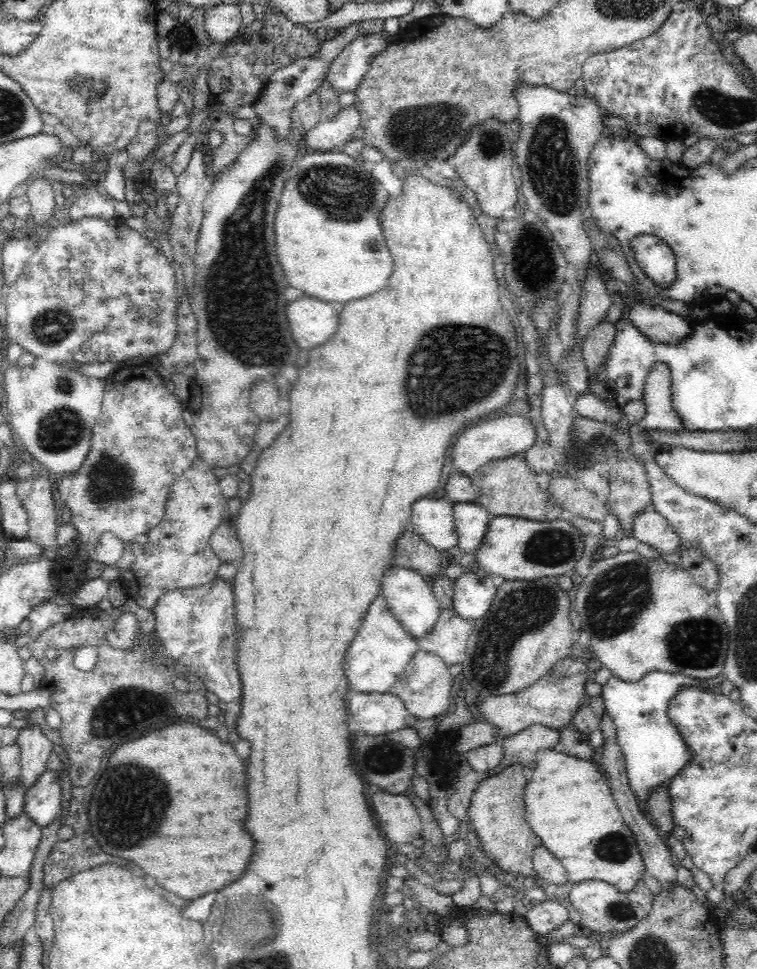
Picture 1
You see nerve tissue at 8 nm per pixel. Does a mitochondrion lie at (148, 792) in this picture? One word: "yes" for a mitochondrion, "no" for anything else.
yes

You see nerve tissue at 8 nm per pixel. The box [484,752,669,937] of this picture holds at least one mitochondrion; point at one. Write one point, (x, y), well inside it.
(617, 847)

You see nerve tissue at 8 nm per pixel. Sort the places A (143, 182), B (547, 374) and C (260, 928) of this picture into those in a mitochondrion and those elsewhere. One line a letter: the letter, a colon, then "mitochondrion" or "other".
A: other
B: other
C: mitochondrion

